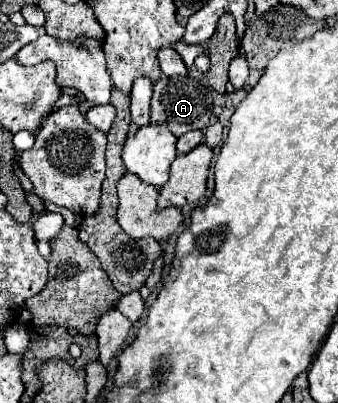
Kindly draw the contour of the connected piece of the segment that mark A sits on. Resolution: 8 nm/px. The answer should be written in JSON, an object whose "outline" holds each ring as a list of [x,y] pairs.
{"outline":[[[161,76],[159,82],[153,86],[151,98],[151,124],[165,124],[169,130],[179,138],[189,130],[205,130],[211,124],[213,116],[213,100],[211,88],[203,86],[193,76],[185,76],[185,88],[181,76]]]}

